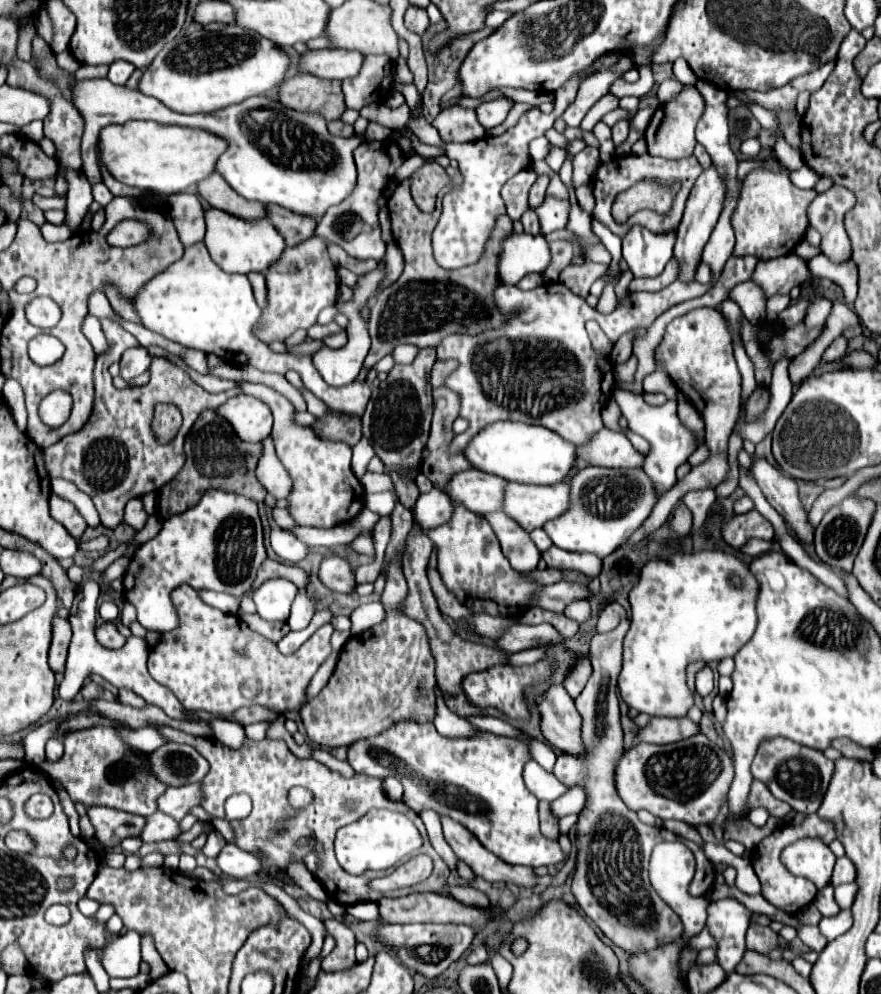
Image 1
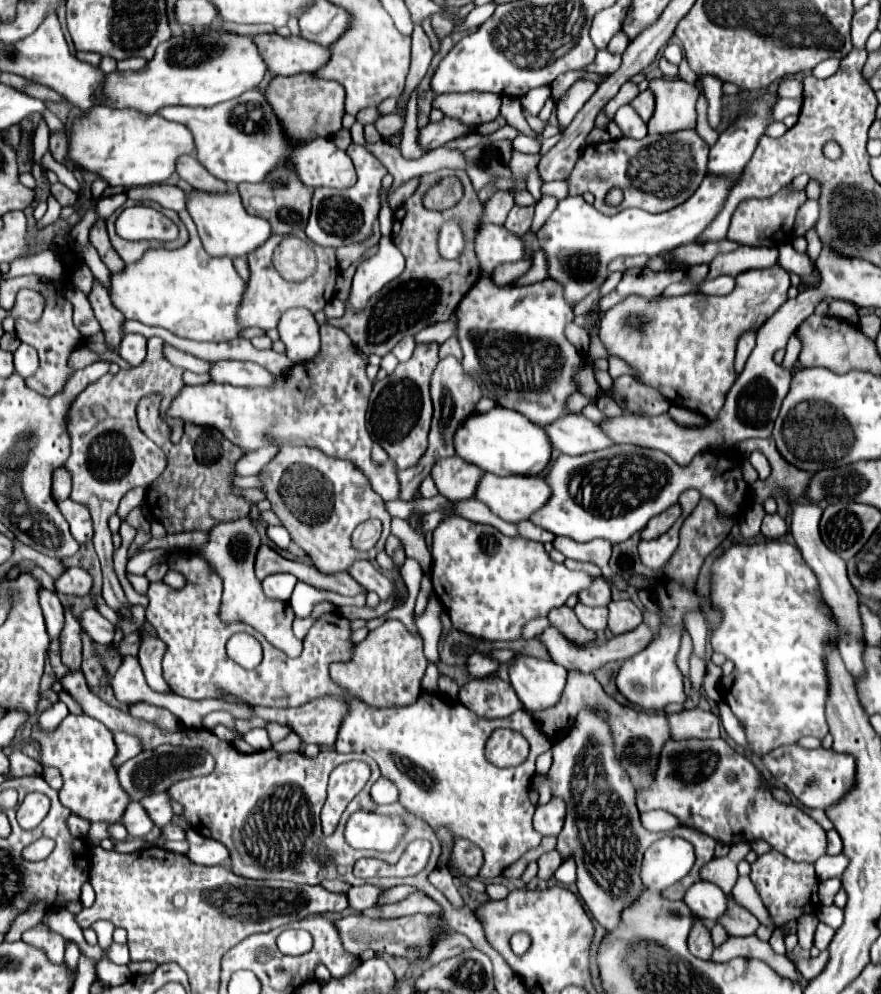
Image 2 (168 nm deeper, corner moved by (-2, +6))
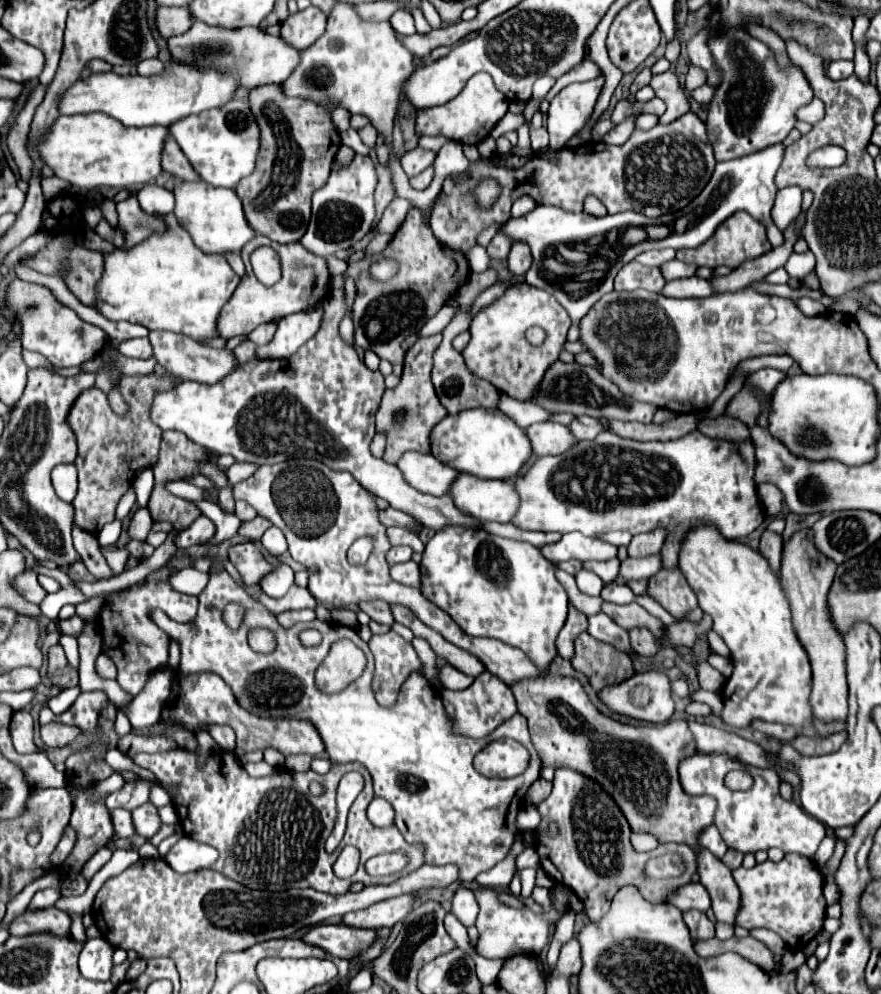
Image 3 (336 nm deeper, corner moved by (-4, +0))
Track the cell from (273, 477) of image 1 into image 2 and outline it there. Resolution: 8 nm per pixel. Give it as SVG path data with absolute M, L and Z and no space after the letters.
M271 444L271 446L263 446L263 450L255 450L245 454L237 464L235 470L239 476L251 476L251 474L259 474L263 470L263 466L267 466L267 462L271 462L271 458L275 458L275 454L279 452L279 446Z

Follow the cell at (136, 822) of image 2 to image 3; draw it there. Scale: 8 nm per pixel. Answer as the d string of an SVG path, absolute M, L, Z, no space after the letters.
M117 808L117 810L111 810L109 814L111 814L111 820L113 820L115 836L119 836L119 838L129 838L129 836L135 834L135 832L133 832L133 824L131 824L131 812Z

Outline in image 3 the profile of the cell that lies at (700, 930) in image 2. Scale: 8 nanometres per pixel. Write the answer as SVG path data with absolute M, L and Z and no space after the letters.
M685 912L683 922L687 924L687 928L691 932L691 938L695 938L695 940L697 938L707 940L707 938L715 936L715 926L705 912Z

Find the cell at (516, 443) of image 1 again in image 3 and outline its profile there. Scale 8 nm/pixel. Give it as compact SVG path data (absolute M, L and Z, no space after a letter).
M475 408L459 412L457 416L445 416L431 436L431 454L443 464L449 464L457 472L475 474L481 478L515 478L521 466L531 456L531 444L523 428L519 428L501 410Z

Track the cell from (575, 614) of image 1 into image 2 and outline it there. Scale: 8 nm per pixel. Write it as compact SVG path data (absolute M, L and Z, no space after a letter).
M577 604L575 606L575 614L579 618L579 622L587 628L587 630L605 630L607 628L607 608L591 608L591 606L583 606L583 604Z

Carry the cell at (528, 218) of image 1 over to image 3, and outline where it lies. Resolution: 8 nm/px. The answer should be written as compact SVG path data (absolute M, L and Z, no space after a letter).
M497 234L497 236L489 242L489 246L487 246L489 258L491 258L491 260L501 260L501 262L507 260L509 250L511 250L511 240L505 238L505 236L501 236L501 234Z

